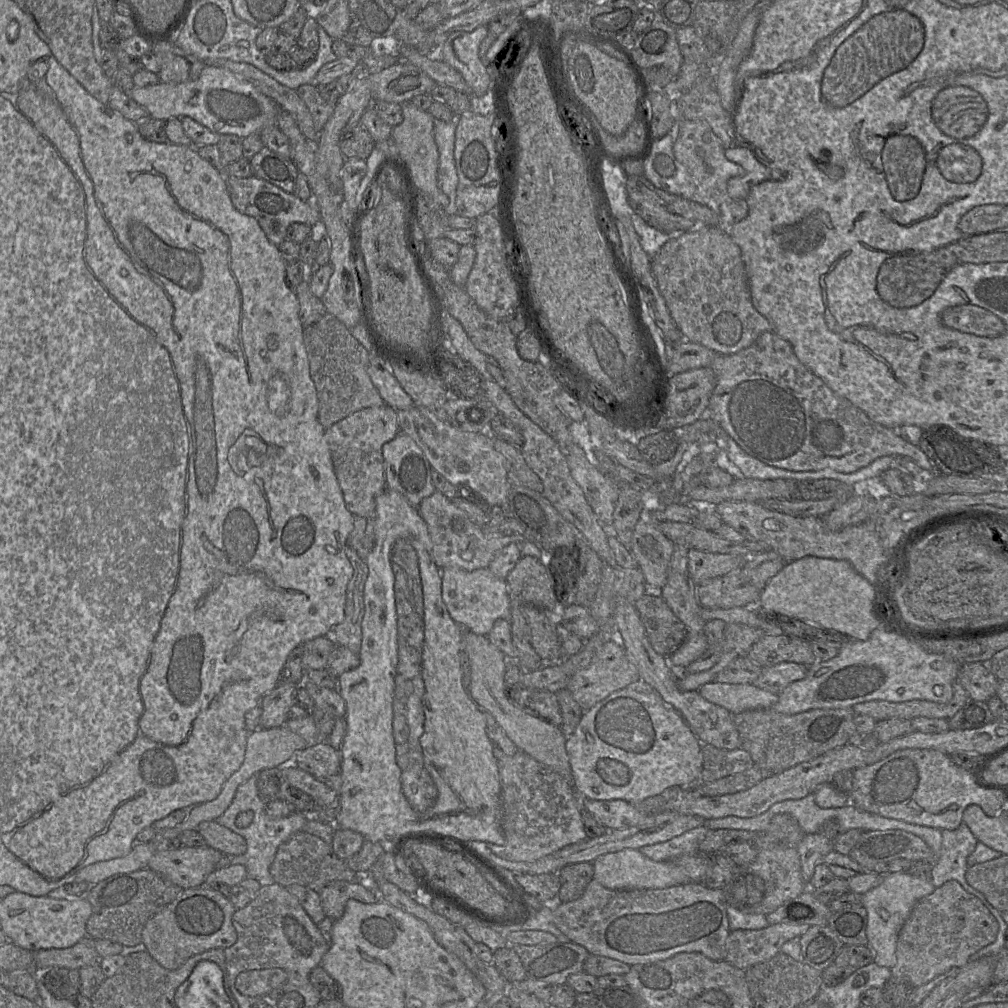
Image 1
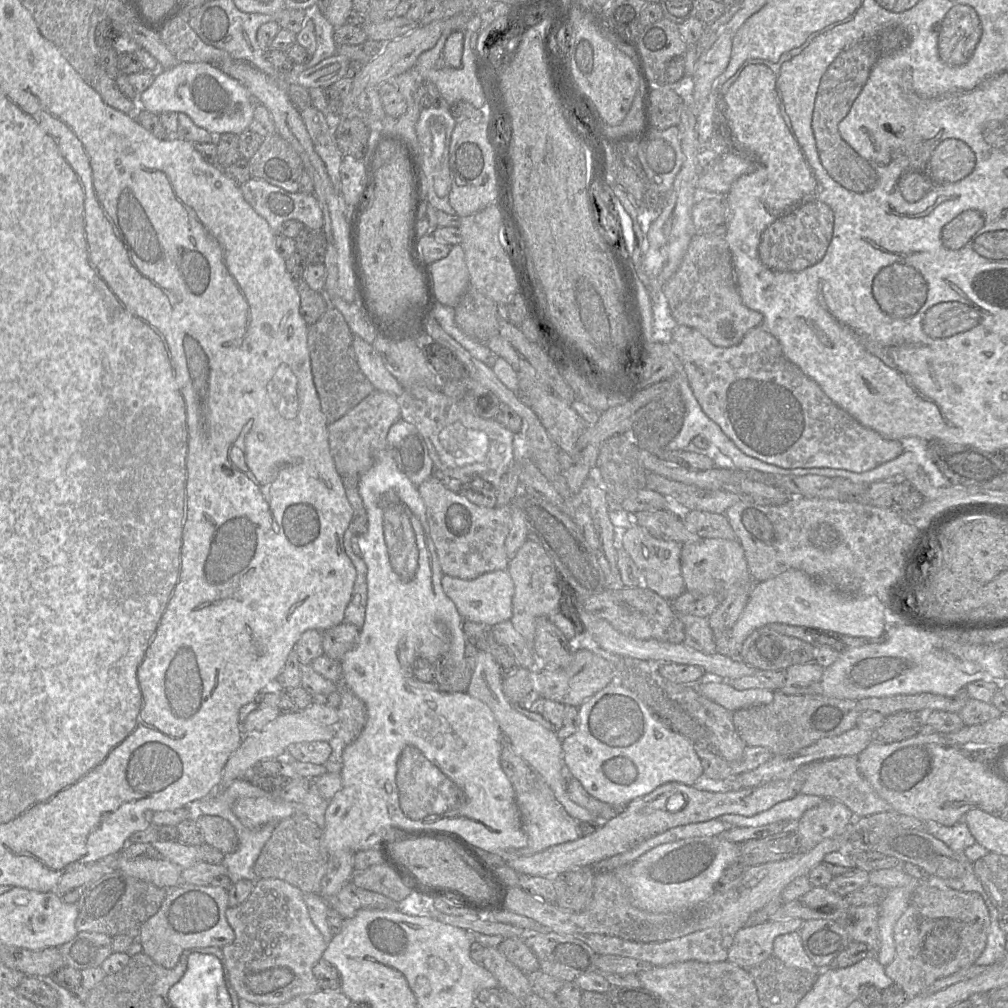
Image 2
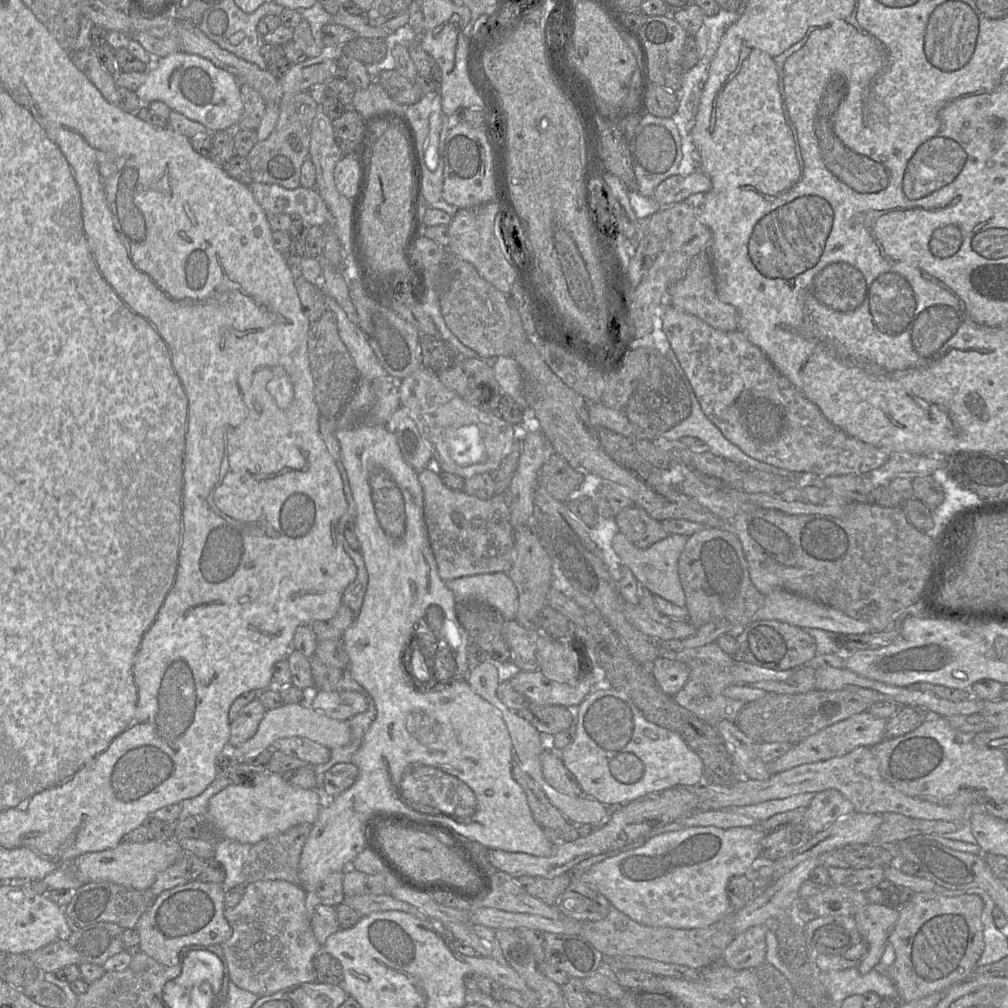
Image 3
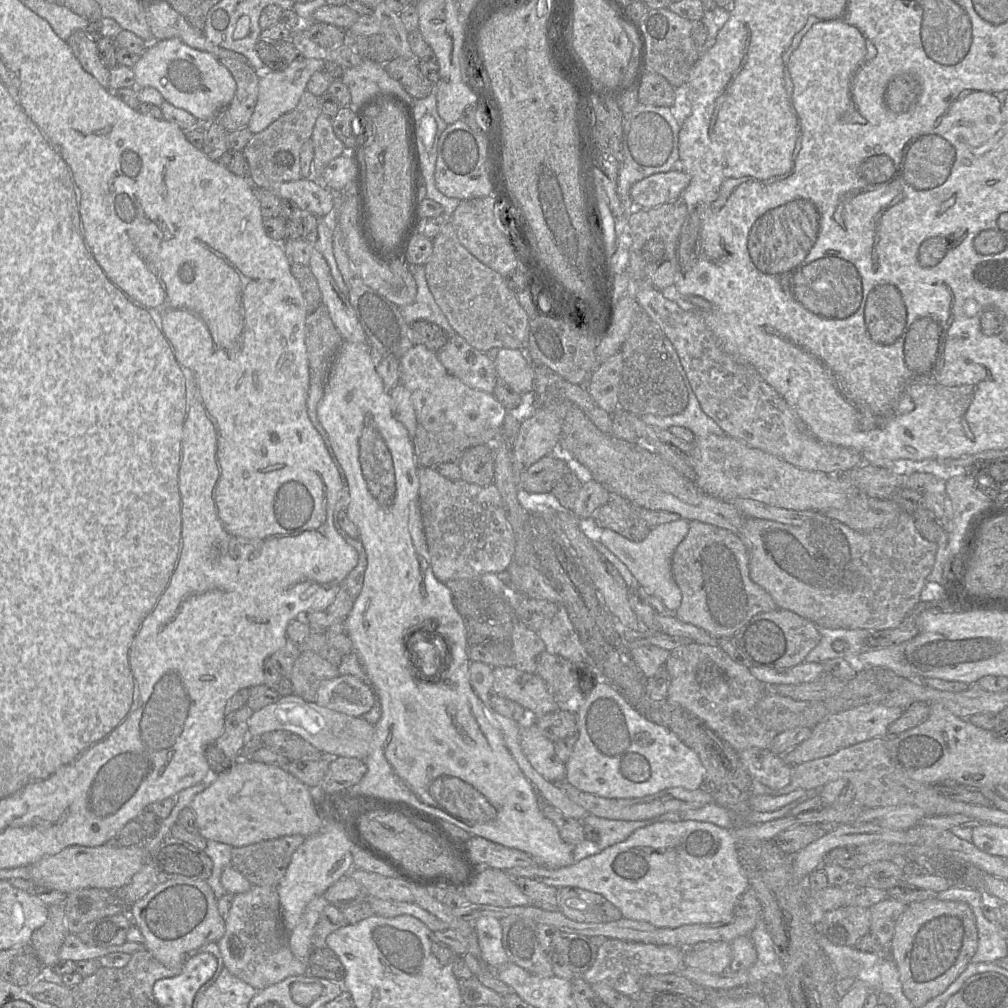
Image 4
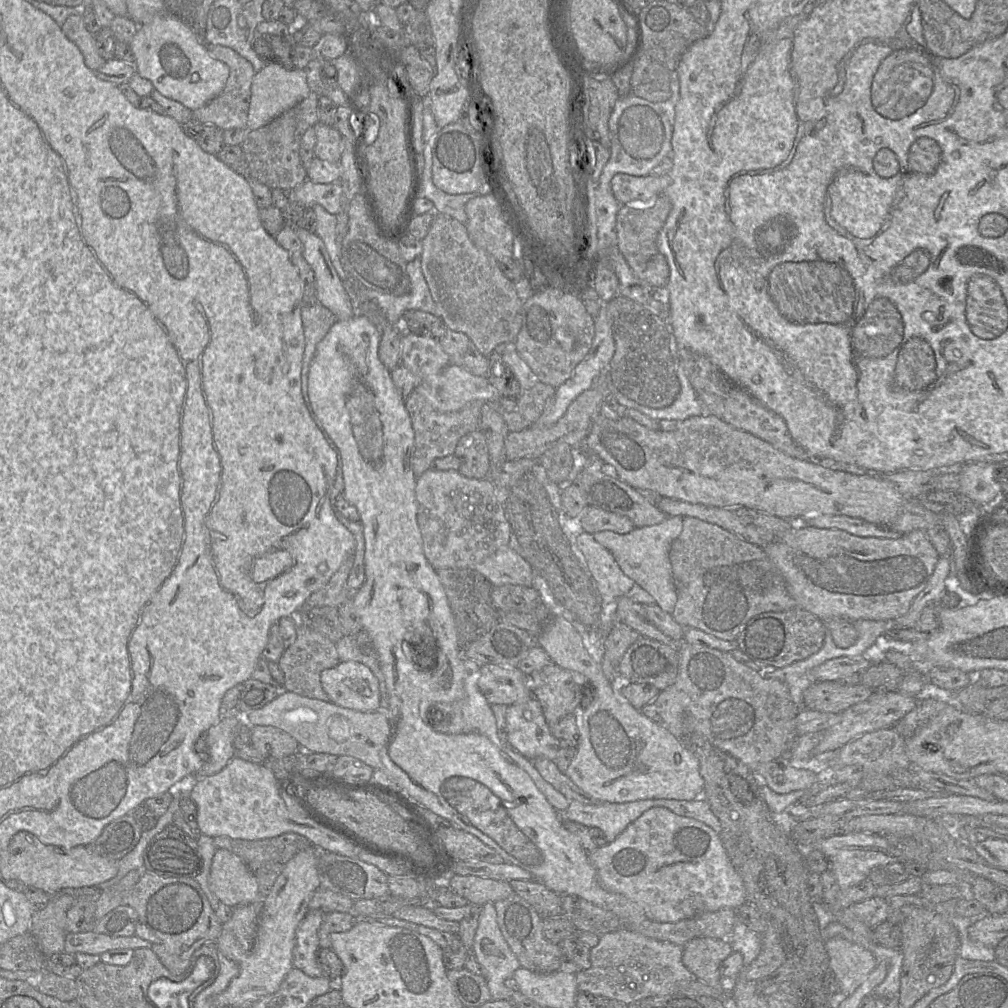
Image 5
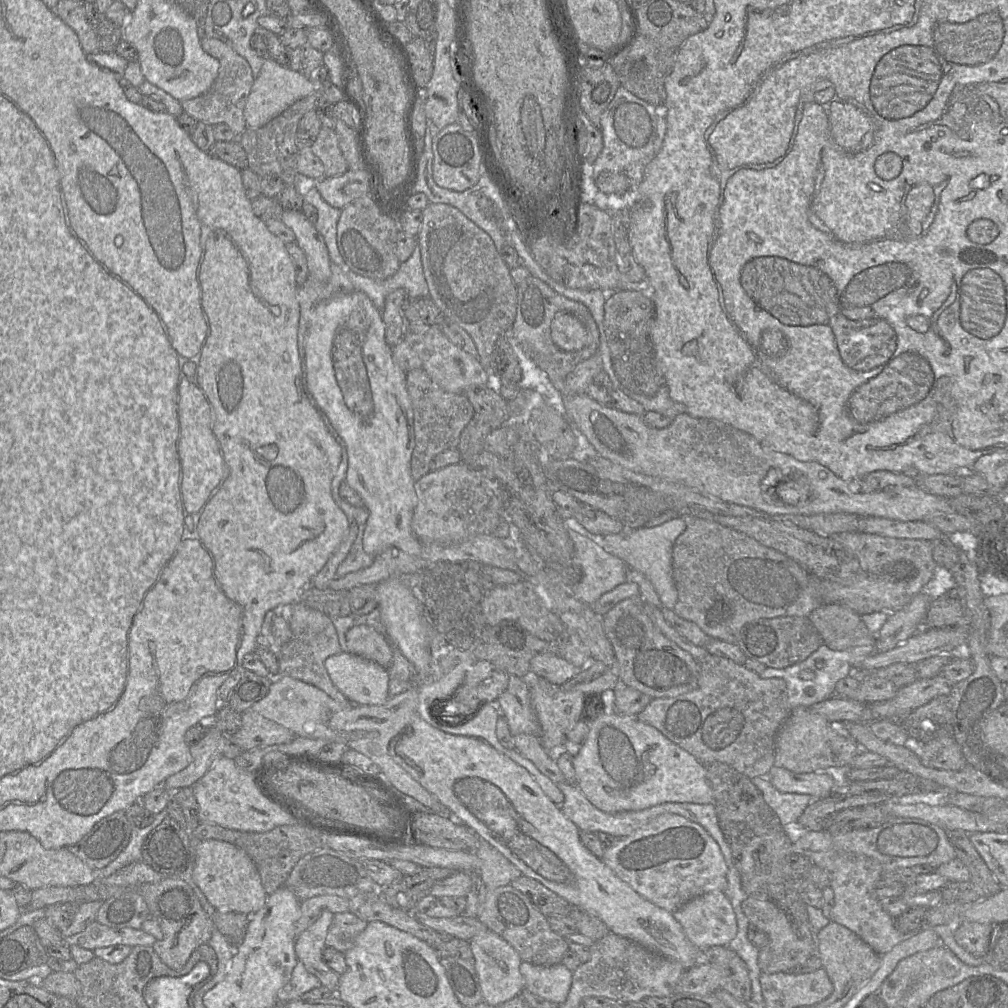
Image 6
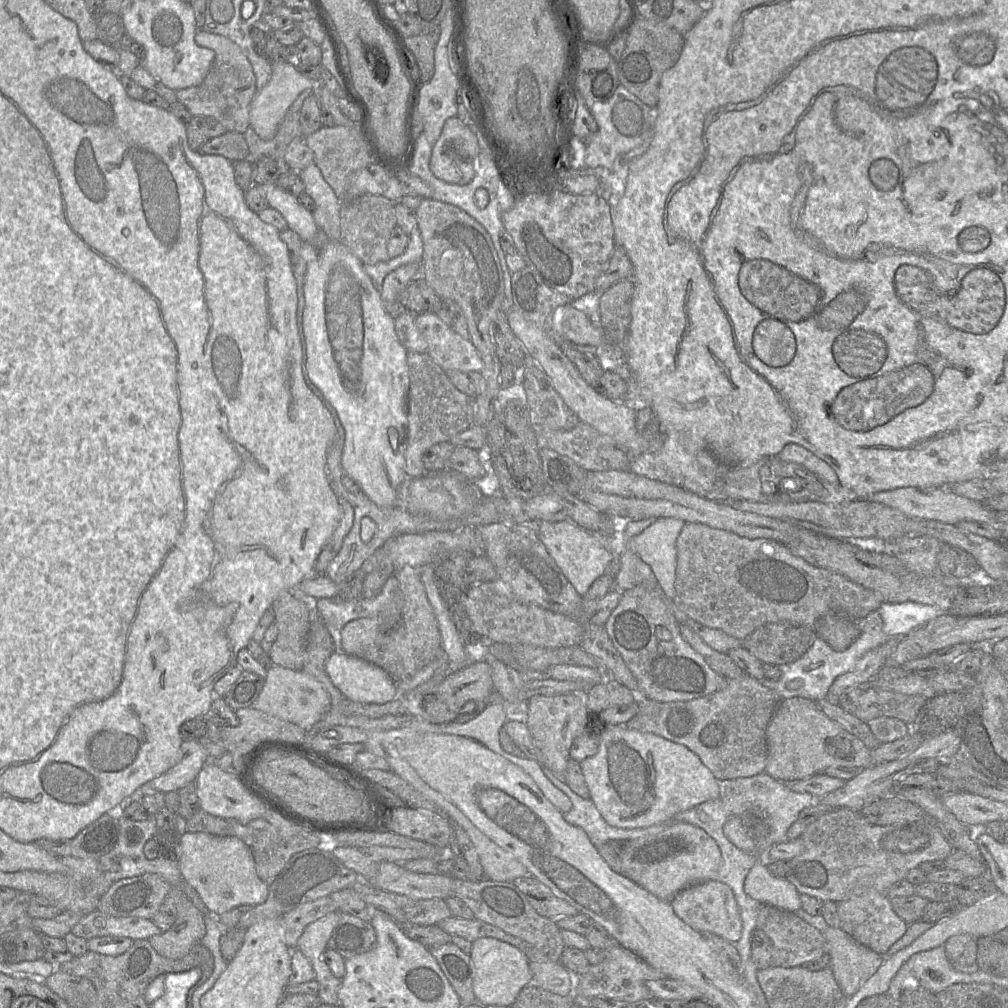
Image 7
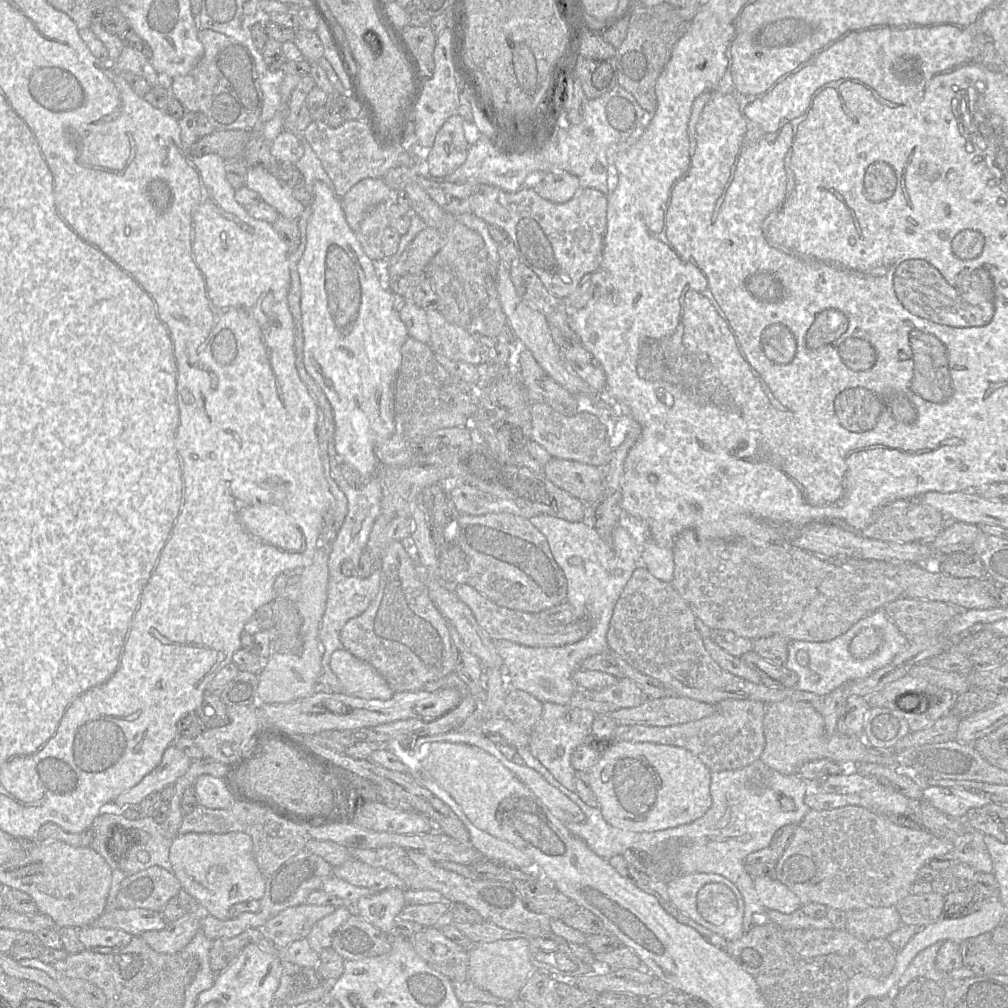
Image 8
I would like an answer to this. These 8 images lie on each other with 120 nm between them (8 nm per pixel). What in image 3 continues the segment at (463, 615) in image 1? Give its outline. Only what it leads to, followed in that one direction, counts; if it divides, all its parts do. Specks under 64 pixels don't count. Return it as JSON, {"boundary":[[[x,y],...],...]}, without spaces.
{"boundary":[[[507,573],[463,576],[445,583],[454,594],[456,603],[468,598],[479,598],[497,608],[505,620],[515,619],[518,592]]]}

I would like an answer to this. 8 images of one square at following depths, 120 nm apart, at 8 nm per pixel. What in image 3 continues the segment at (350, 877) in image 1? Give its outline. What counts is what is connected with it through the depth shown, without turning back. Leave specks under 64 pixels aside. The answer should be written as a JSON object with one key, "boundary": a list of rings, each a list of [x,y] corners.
{"boundary":[[[302,823],[265,838],[252,846],[244,863],[243,875],[246,883],[267,880],[284,880],[299,884],[299,862],[303,846],[312,830],[313,824]]]}

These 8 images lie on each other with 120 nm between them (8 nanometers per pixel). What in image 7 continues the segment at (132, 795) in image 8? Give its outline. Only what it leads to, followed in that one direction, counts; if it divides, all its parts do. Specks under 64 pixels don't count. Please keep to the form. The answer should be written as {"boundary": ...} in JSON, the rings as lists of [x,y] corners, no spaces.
{"boundary":[[[198,739],[183,740],[180,750],[181,758],[178,763],[138,789],[139,799],[150,792],[178,791],[194,782],[202,766],[211,760]]]}

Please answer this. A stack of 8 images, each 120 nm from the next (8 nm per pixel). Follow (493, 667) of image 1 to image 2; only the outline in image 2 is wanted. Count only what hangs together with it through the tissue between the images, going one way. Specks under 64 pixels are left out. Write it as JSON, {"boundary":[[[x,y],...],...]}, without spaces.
{"boundary":[[[478,651],[476,666],[467,693],[489,707],[499,724],[503,736],[511,743],[515,753],[545,780],[556,799],[571,818],[576,822],[598,821],[596,814],[576,804],[568,796],[568,774],[563,760],[562,741],[557,737],[557,733],[516,711],[513,704],[503,693],[502,674],[497,662],[490,653]]]}

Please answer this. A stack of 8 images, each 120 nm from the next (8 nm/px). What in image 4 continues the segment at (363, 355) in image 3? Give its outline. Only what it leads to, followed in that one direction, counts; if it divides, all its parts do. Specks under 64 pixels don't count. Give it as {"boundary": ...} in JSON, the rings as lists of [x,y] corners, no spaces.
{"boundary":[[[315,248],[311,253],[308,267],[317,280],[322,296],[322,305],[327,308],[330,318],[343,341],[368,343],[366,334],[348,297],[341,292],[332,277],[326,260]]]}

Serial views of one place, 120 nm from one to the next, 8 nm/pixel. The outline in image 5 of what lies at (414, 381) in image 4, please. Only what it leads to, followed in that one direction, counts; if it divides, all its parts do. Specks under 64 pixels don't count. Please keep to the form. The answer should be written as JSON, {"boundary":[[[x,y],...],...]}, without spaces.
{"boundary":[[[403,332],[401,364],[416,377],[414,390],[422,394],[439,412],[454,412],[472,401],[498,403],[498,393],[487,377],[476,376],[454,364],[442,349],[439,340]]]}

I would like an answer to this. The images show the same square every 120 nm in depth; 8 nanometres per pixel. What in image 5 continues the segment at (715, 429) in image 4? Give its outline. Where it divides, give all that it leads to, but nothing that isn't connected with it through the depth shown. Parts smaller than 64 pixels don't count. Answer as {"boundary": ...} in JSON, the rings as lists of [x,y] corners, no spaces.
{"boundary":[[[677,358],[677,377],[680,383],[680,392],[675,401],[661,409],[640,407],[640,412],[653,420],[675,420],[682,421],[693,416],[710,415],[706,412],[701,400],[698,398],[694,388],[690,384],[684,367]]]}

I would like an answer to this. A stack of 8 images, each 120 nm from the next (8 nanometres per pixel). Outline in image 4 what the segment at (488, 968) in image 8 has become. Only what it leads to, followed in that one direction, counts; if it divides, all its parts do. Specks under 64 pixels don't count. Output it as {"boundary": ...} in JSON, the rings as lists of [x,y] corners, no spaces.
{"boundary":[[[484,915],[479,917],[473,925],[481,954],[489,968],[496,970],[509,963],[502,944],[500,920],[494,916]]]}

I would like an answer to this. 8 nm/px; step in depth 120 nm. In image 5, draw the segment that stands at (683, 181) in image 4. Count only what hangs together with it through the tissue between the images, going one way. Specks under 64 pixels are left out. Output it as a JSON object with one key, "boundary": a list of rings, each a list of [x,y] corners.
{"boundary":[[[617,173],[613,176],[610,186],[614,197],[622,205],[633,208],[650,208],[664,190],[670,185],[668,174],[656,176],[632,176]]]}

